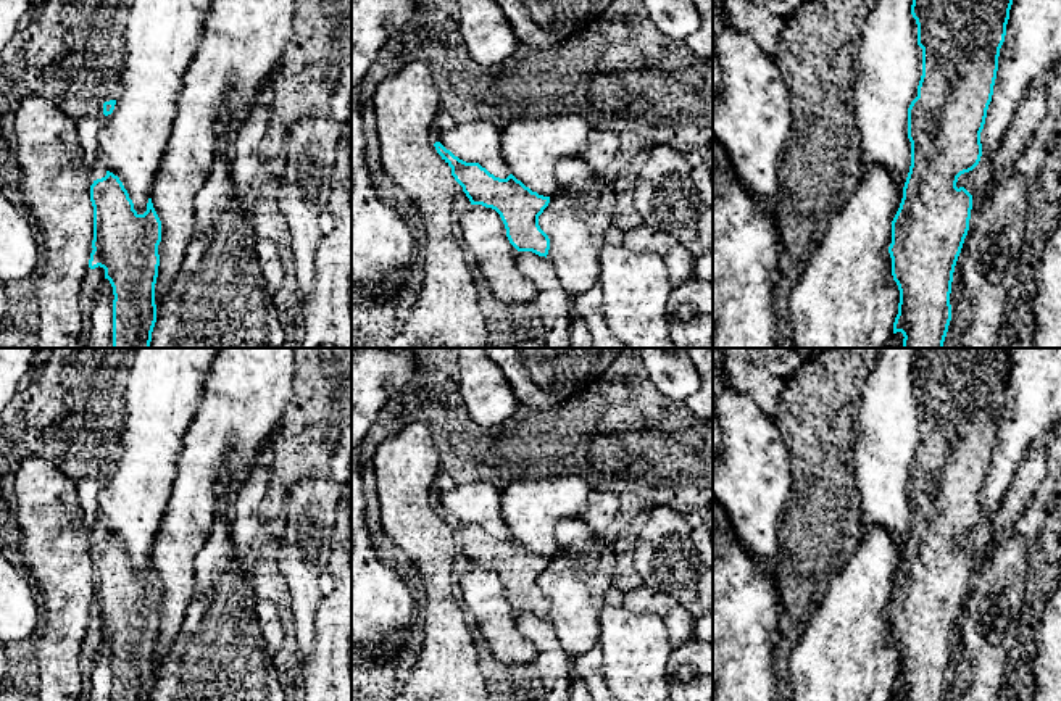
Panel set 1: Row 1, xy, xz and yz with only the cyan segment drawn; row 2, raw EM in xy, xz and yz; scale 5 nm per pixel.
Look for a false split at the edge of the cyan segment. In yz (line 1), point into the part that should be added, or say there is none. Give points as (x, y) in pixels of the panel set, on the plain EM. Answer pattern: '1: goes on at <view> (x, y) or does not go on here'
1: does not go on here

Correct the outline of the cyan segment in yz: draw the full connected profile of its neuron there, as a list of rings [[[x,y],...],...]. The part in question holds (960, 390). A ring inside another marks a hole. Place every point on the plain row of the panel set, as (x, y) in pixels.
[[[917,348],[913,358],[911,375],[917,385],[917,406],[922,409],[922,437],[917,446],[917,458],[908,469],[908,500],[911,503],[911,527],[903,548],[903,559],[900,569],[892,582],[892,604],[888,614],[892,619],[892,637],[900,651],[898,675],[893,683],[893,695],[901,693],[903,701],[945,701],[951,682],[951,643],[953,633],[961,614],[964,599],[969,591],[969,580],[972,570],[972,556],[964,548],[956,548],[958,538],[972,532],[982,517],[980,493],[985,485],[987,471],[992,462],[993,446],[998,432],[1000,409],[1005,403],[1006,385],[1013,366],[1009,348]]]

